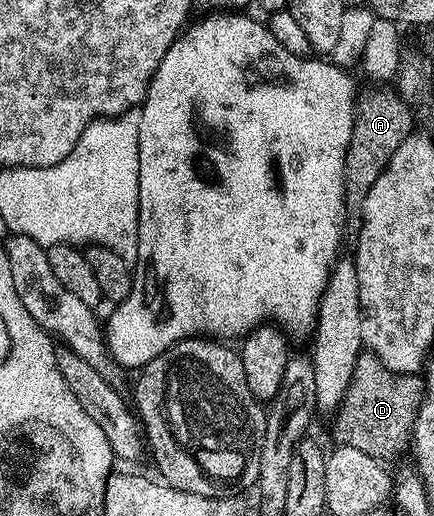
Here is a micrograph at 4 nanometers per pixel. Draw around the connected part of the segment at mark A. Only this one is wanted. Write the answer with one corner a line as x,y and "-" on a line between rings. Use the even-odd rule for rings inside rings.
374,86
371,92
357,97
354,109
354,125
352,138
346,151
344,166
344,182
346,183
346,212
358,214
362,211
364,198
368,198
368,190
372,190
372,182
380,178
380,174
388,166
392,154
396,154
396,146
404,142
415,131
414,118
410,114
411,105
403,100
397,91
386,86

